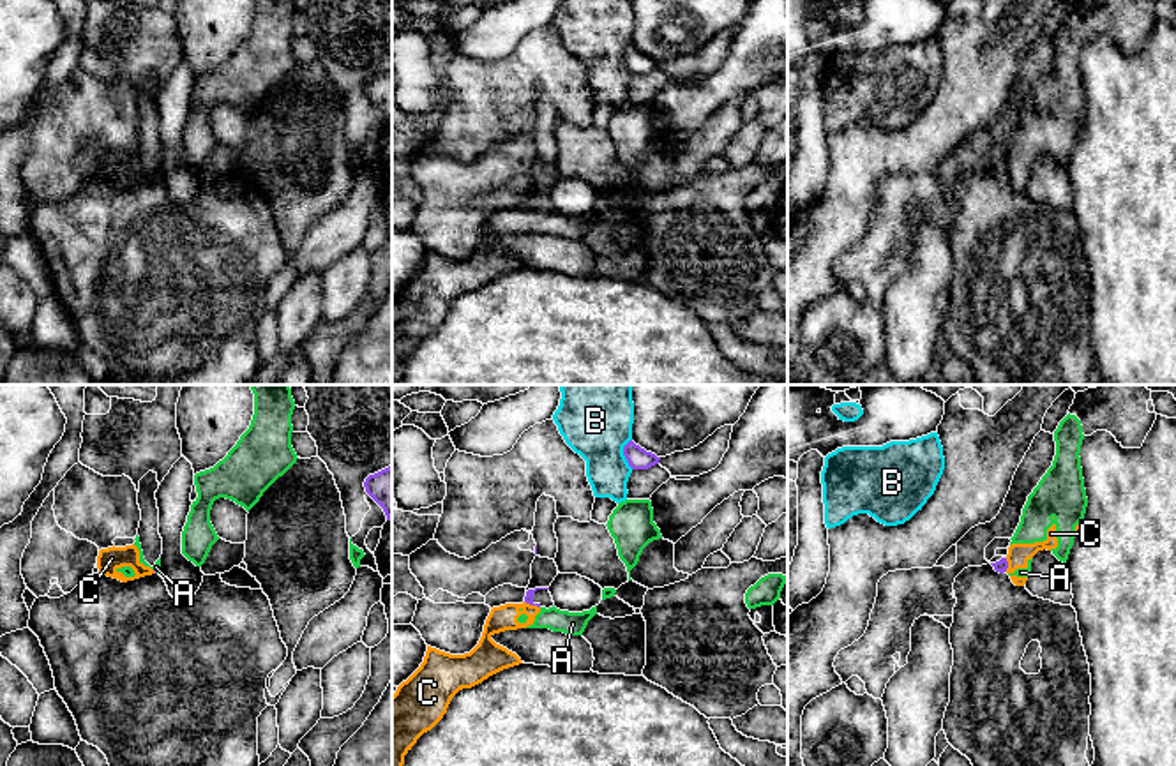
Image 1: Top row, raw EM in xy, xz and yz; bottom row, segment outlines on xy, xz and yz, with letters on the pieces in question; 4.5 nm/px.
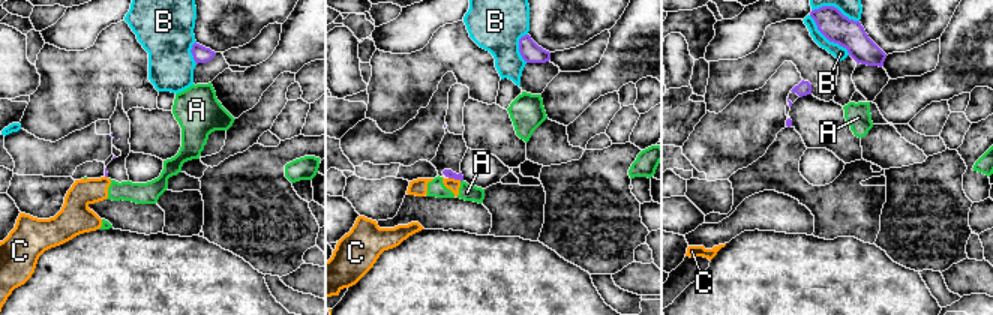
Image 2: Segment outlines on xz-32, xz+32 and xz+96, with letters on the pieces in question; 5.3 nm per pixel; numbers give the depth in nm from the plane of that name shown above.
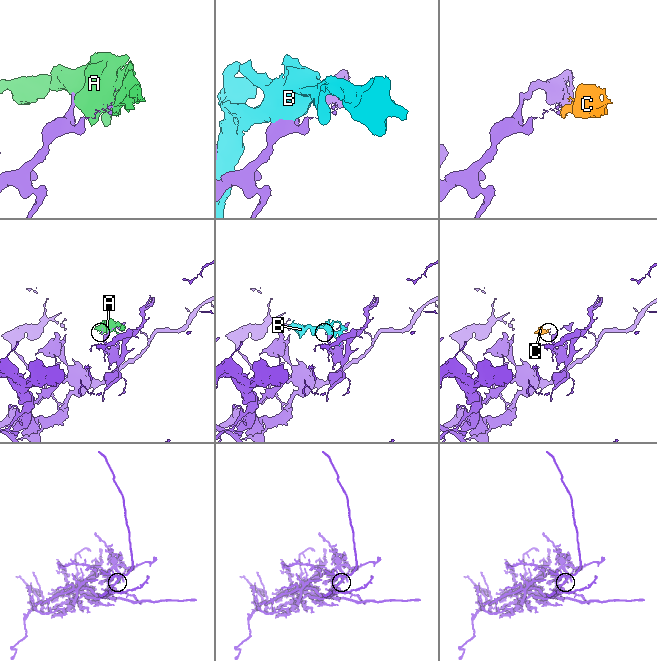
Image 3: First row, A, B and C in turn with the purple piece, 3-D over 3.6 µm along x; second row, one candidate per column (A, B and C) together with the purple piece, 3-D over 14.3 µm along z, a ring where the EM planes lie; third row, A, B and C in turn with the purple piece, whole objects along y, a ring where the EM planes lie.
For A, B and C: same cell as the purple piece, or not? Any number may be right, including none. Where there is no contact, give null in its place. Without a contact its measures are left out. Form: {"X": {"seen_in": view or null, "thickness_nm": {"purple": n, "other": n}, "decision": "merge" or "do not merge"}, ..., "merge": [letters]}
{"A": {"seen_in": null, "decision": "do not merge"}, "B": {"seen_in": "xz", "thickness_nm": {"purple": 100, "other": 300}, "decision": "do not merge"}, "C": {"seen_in": "xz", "thickness_nm": {"purple": 50, "other": 120}, "decision": "do not merge"}, "merge": []}

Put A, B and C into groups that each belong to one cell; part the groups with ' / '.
A C / B

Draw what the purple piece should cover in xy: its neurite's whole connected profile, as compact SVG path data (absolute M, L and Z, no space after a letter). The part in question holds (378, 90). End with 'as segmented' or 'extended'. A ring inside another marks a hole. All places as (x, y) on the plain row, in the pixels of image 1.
M392 71L369 79L364 86L366 97L383 113L392 125Z; as segmented

